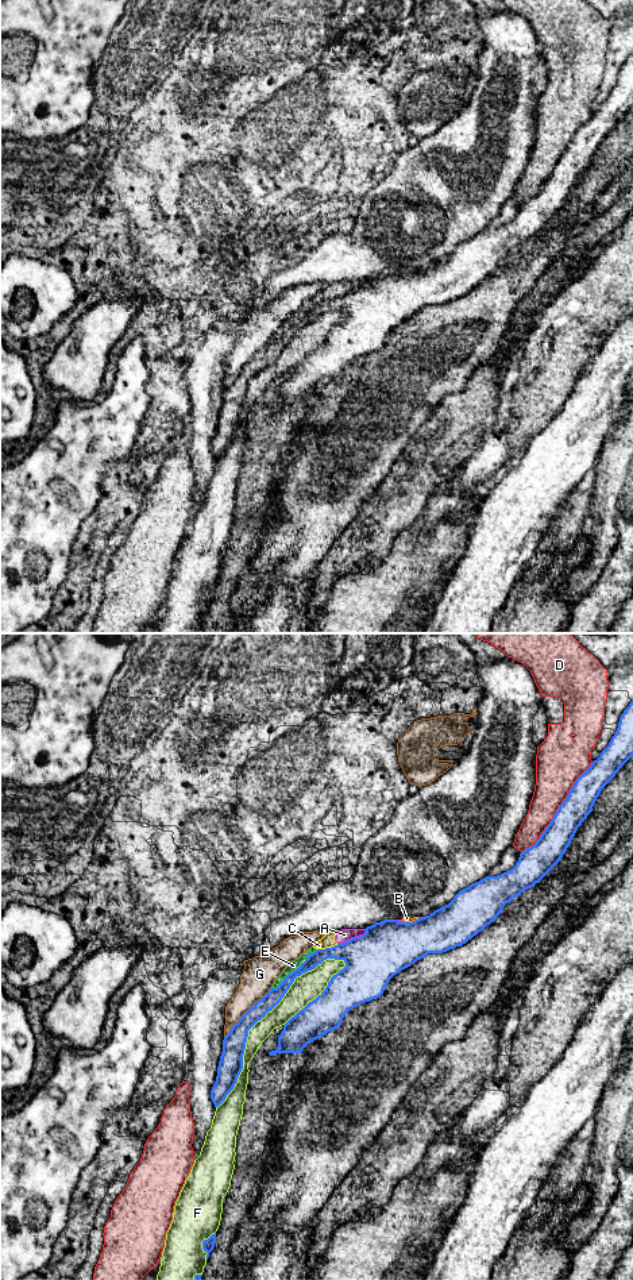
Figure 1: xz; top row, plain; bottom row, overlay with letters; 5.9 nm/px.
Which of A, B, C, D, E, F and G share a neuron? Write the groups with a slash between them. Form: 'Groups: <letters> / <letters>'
Groups: A B C E / D / F / G

